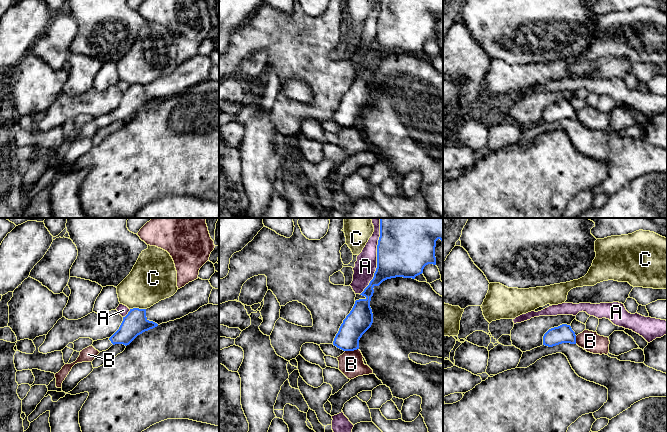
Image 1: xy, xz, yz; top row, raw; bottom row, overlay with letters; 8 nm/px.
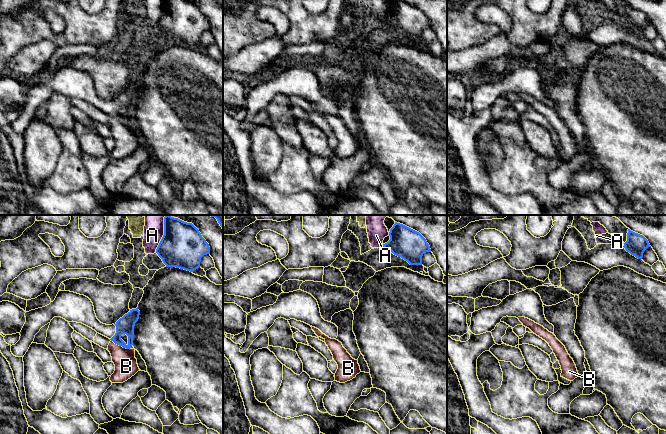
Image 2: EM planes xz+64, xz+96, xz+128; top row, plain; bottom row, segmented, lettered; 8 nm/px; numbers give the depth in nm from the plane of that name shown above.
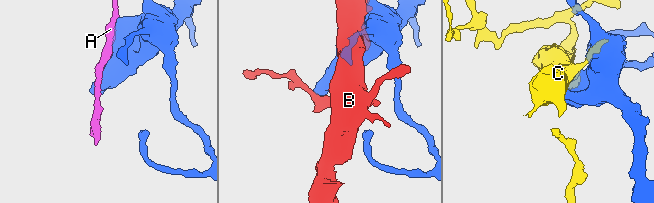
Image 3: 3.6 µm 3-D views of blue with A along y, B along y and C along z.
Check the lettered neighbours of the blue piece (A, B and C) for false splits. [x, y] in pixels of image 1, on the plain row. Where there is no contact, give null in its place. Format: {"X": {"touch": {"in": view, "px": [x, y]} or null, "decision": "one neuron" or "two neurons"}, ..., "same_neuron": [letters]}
{"A": {"touch": {"in": "xz", "px": [377, 35]}, "decision": "two neurons"}, "B": {"touch": {"in": "xz", "px": [351, 126]}, "decision": "two neurons"}, "C": {"touch": {"in": "xy", "px": [137, 84]}, "decision": "two neurons"}, "same_neuron": []}

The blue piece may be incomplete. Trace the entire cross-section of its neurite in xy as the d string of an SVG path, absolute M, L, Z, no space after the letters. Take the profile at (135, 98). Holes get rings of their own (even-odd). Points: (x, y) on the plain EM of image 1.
M133 84L123 93L119 105L110 114L94 117L92 122L99 128L106 127L115 120L127 122L138 111L157 102L157 99L147 95L146 85Z

